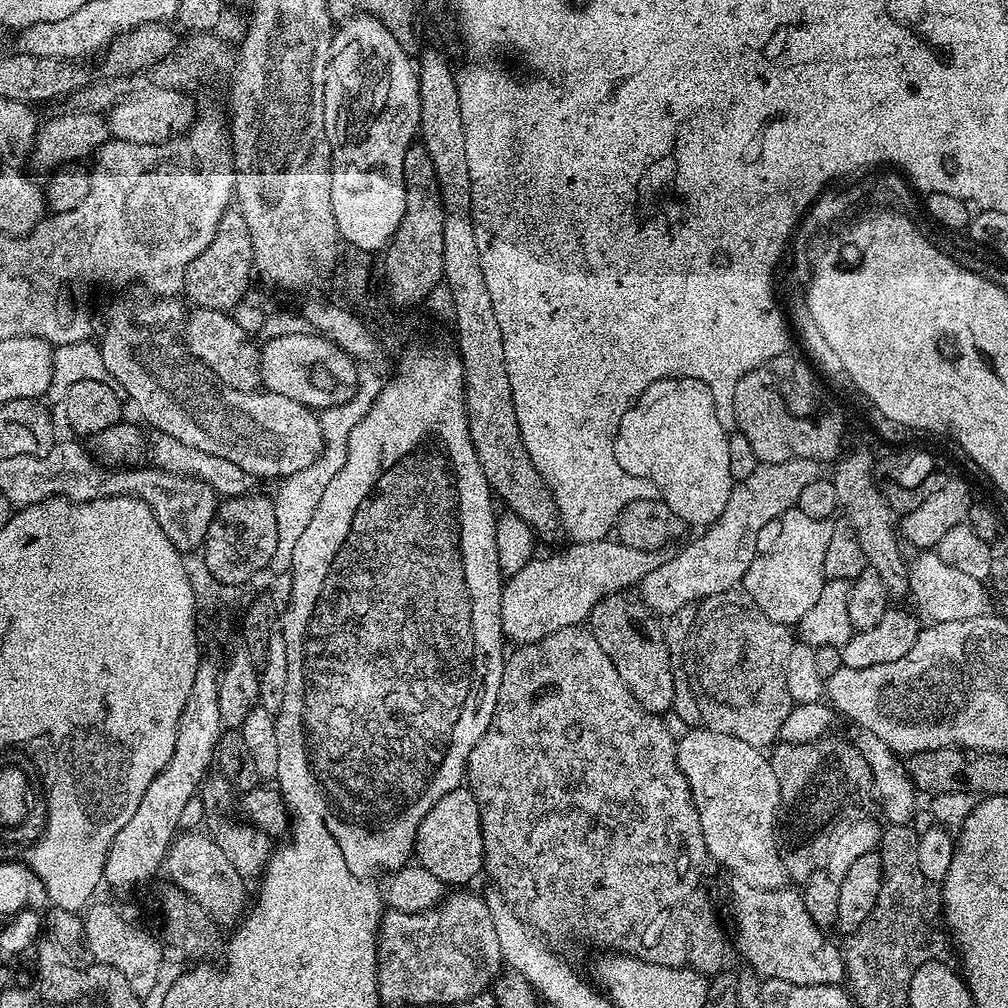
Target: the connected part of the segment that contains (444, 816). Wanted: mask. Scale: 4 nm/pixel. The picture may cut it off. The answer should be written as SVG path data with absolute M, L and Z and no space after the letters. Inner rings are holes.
M461 786L450 790L446 798L438 798L434 810L426 814L422 826L418 828L414 856L422 867L430 870L430 874L434 874L434 878L441 880L445 886L471 885L468 883L479 872L481 875L485 871L482 818L472 791Z

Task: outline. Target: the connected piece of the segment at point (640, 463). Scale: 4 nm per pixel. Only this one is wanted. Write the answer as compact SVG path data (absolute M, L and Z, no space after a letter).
M671 376L665 380L654 382L654 386L650 386L646 389L630 406L630 410L626 410L626 414L622 414L622 422L616 431L616 440L612 443L612 449L618 458L618 466L622 466L624 472L629 472L635 476L647 476L649 480L652 480L659 499L668 504L670 510L674 510L674 514L678 514L678 518L684 520L685 525L692 526L692 524L700 524L699 526L707 526L719 518L722 514L722 510L726 510L726 502L730 502L730 494L734 487L734 481L730 472L729 435L730 433L724 429L720 421L720 416L716 412L716 403L714 402L712 388L706 382L695 380L689 376Z

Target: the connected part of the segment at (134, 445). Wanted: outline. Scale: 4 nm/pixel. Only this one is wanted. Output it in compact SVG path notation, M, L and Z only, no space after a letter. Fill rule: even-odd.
M121 422L110 426L110 430L102 430L102 434L94 437L94 455L99 463L105 466L140 466L149 456L151 467L163 468L175 476L195 476L197 480L206 482L216 491L217 497L247 496L253 491L254 477L242 466L234 466L234 462L226 458L214 458L214 454L206 454L206 450L194 450L194 446L186 446L186 442L178 442L178 438L170 438L170 434L156 432L148 444L144 432L136 424Z

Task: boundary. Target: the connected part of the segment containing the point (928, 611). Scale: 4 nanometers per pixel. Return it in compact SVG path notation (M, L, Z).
M924 550L917 556L920 557L911 561L908 569L908 591L910 600L916 603L915 611L921 617L929 616L927 619L932 622L962 622L966 618L978 618L989 611L990 592L985 581L970 578L970 574L962 574L962 570L954 570L954 566L942 562L935 550Z

